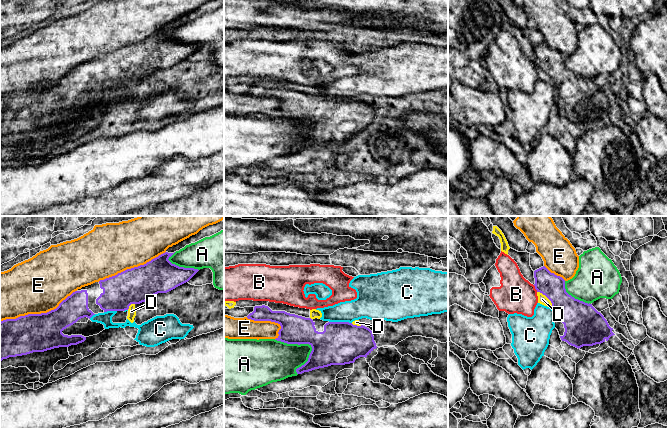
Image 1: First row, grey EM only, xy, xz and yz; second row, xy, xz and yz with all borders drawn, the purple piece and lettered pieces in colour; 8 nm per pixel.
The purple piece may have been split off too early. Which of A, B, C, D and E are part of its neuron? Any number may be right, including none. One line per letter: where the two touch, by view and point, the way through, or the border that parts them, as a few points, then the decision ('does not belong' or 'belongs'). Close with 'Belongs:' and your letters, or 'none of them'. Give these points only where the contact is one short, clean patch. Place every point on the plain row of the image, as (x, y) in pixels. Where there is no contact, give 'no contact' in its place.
A: xz (307, 119) | does not belong
B: yz (535, 64) | does not belong
C: xz (340, 98) | along xz (329, 97), (348, 97), (351, 99) | does not belong
D: yz (547, 73) | does not belong
E: xy (38, 90) | does not belong
Belongs: none of them

